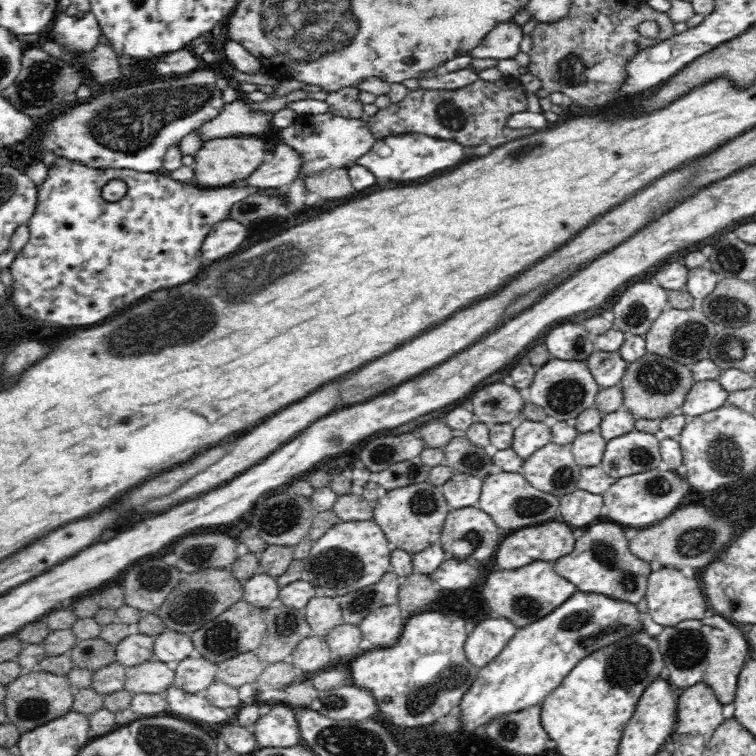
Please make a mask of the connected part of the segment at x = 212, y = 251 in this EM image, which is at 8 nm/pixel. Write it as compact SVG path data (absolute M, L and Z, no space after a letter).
M226 219L215 224L213 230L206 236L200 252L206 264L224 259L228 254L234 254L240 250L242 242L246 241L246 226L232 219Z

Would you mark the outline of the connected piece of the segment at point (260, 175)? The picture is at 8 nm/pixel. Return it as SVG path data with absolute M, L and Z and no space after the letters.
M283 142L275 147L272 161L262 163L248 178L237 180L228 187L285 189L298 176L298 170L300 155Z

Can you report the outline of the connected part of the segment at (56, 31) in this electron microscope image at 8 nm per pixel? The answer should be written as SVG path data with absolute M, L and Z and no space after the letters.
M92 13L77 17L60 14L50 29L51 38L63 48L76 52L83 50L90 52L100 46L104 32L100 28L98 19Z

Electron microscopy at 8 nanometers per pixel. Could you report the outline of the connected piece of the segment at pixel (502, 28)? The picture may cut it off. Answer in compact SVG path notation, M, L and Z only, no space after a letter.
M513 19L500 22L482 40L482 44L469 54L473 58L496 58L496 60L506 60L515 58L520 52L520 43L525 34L522 26Z

